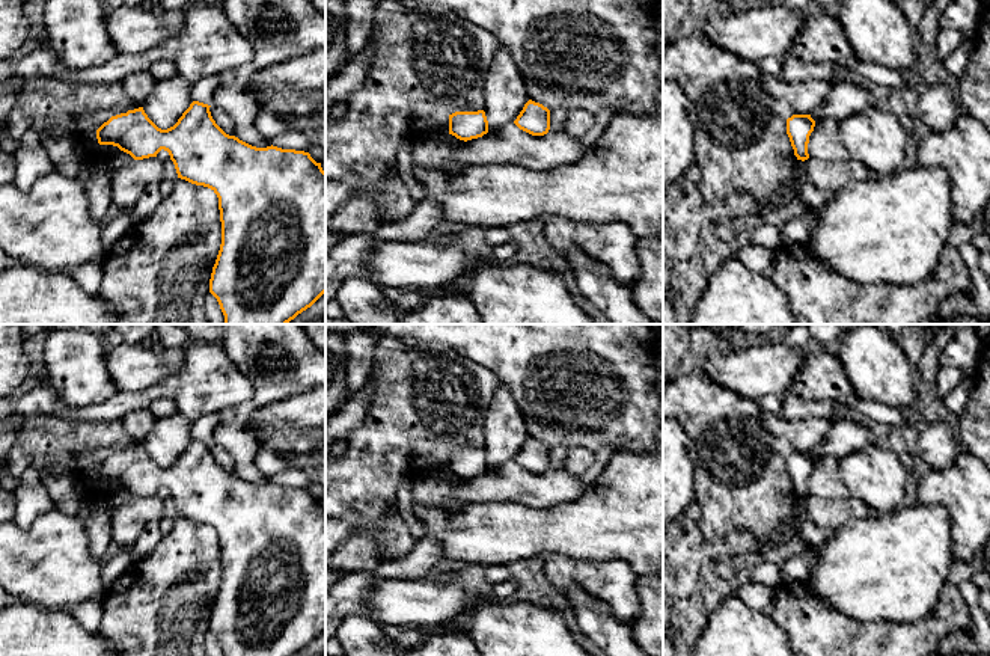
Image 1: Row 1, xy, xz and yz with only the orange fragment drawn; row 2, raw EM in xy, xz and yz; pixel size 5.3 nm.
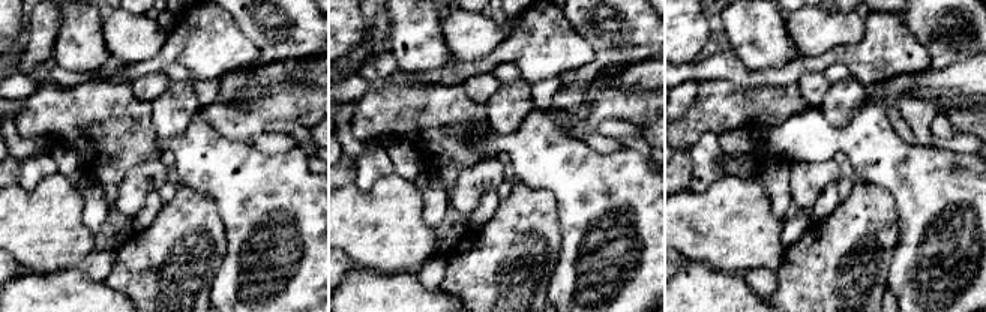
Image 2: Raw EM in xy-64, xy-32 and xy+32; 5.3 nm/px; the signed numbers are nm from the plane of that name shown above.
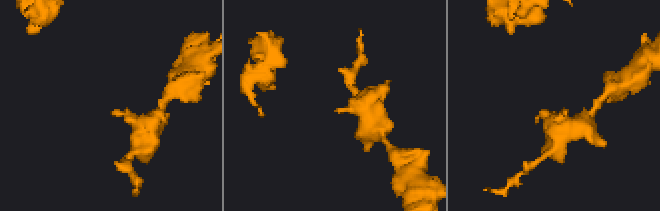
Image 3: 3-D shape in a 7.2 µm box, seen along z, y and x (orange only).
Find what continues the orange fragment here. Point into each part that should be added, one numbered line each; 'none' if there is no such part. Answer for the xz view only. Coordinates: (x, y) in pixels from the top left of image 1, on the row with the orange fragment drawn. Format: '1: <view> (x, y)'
none

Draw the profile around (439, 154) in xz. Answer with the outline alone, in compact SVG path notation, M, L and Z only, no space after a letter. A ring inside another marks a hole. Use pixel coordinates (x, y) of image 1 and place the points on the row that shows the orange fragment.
M452 134L437 139L435 142L419 142L413 146L413 163L442 170L457 172L467 164L455 160L454 152L464 145L464 140Z

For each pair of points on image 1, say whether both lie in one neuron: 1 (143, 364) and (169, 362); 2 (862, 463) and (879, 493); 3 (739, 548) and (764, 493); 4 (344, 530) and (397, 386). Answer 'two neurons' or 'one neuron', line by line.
1: one neuron
2: one neuron
3: two neurons
4: two neurons

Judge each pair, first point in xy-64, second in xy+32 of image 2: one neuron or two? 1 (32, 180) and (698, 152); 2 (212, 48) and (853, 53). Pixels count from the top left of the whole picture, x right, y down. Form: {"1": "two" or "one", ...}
{"1": "one", "2": "one"}

